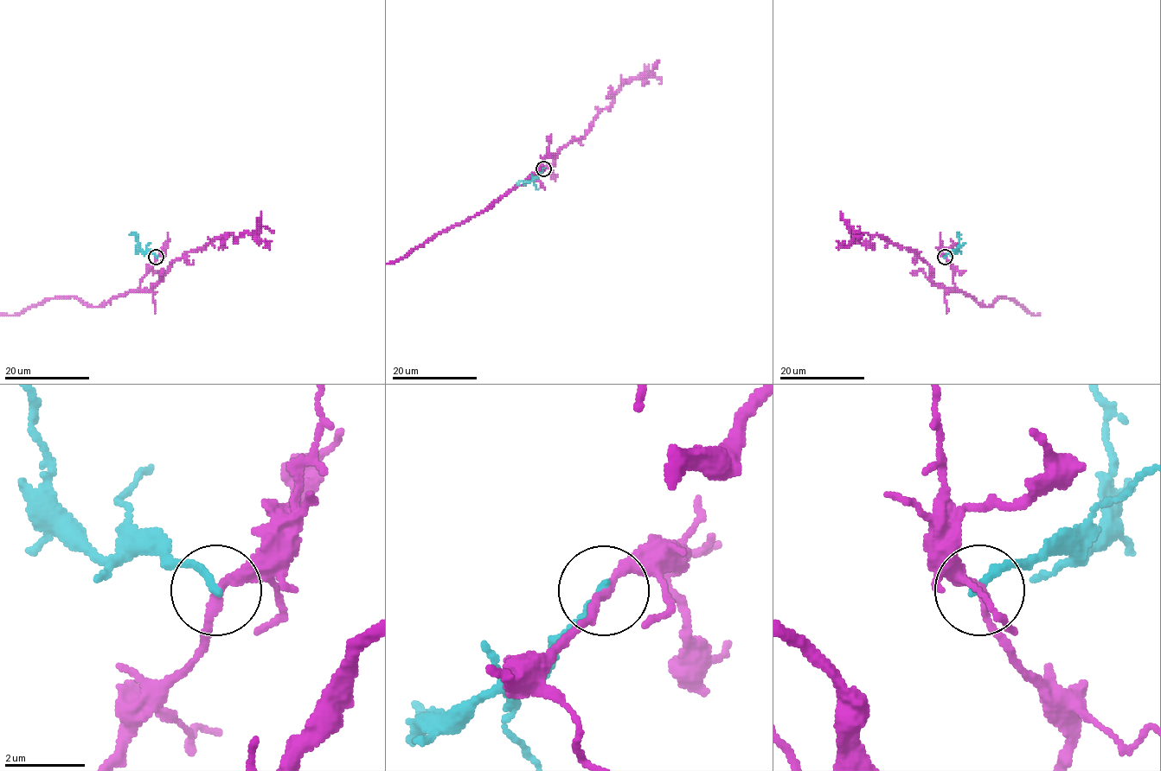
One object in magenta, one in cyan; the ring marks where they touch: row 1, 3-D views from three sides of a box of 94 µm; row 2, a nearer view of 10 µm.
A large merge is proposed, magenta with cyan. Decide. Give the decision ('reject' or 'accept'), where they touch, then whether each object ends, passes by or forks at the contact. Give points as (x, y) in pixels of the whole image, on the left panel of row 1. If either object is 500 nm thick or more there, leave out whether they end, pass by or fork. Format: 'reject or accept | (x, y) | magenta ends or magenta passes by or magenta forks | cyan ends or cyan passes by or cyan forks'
reject | (156, 257) | magenta passes by | cyan ends

